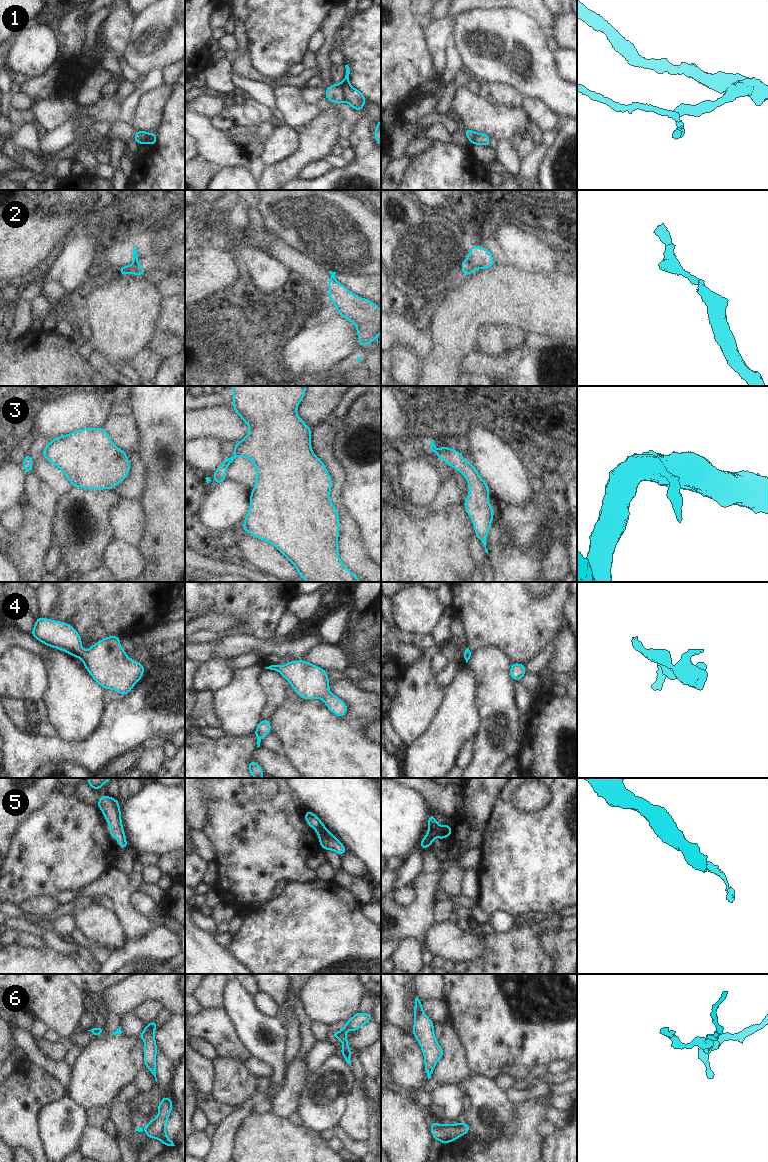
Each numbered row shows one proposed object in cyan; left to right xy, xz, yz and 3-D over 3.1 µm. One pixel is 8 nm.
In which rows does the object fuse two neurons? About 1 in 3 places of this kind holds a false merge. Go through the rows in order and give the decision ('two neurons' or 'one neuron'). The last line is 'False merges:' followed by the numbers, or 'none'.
1: two neurons
2: two neurons
3: one neuron
4: one neuron
5: two neurons
6: one neuron
False merges: 1, 2, 5

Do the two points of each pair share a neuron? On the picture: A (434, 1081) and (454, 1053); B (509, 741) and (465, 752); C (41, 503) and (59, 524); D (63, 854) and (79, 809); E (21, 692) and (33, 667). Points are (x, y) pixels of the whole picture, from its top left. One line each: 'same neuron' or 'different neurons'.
A: same neuron
B: different neurons
C: different neurons
D: same neuron
E: same neuron

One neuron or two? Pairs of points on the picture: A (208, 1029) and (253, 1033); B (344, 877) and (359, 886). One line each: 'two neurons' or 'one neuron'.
A: two neurons
B: one neuron

